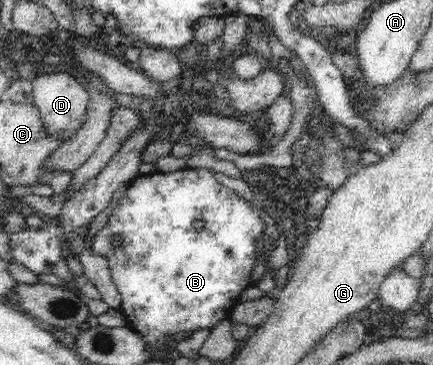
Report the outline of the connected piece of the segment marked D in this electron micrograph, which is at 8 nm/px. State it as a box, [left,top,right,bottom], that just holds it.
[33,73,89,143]

